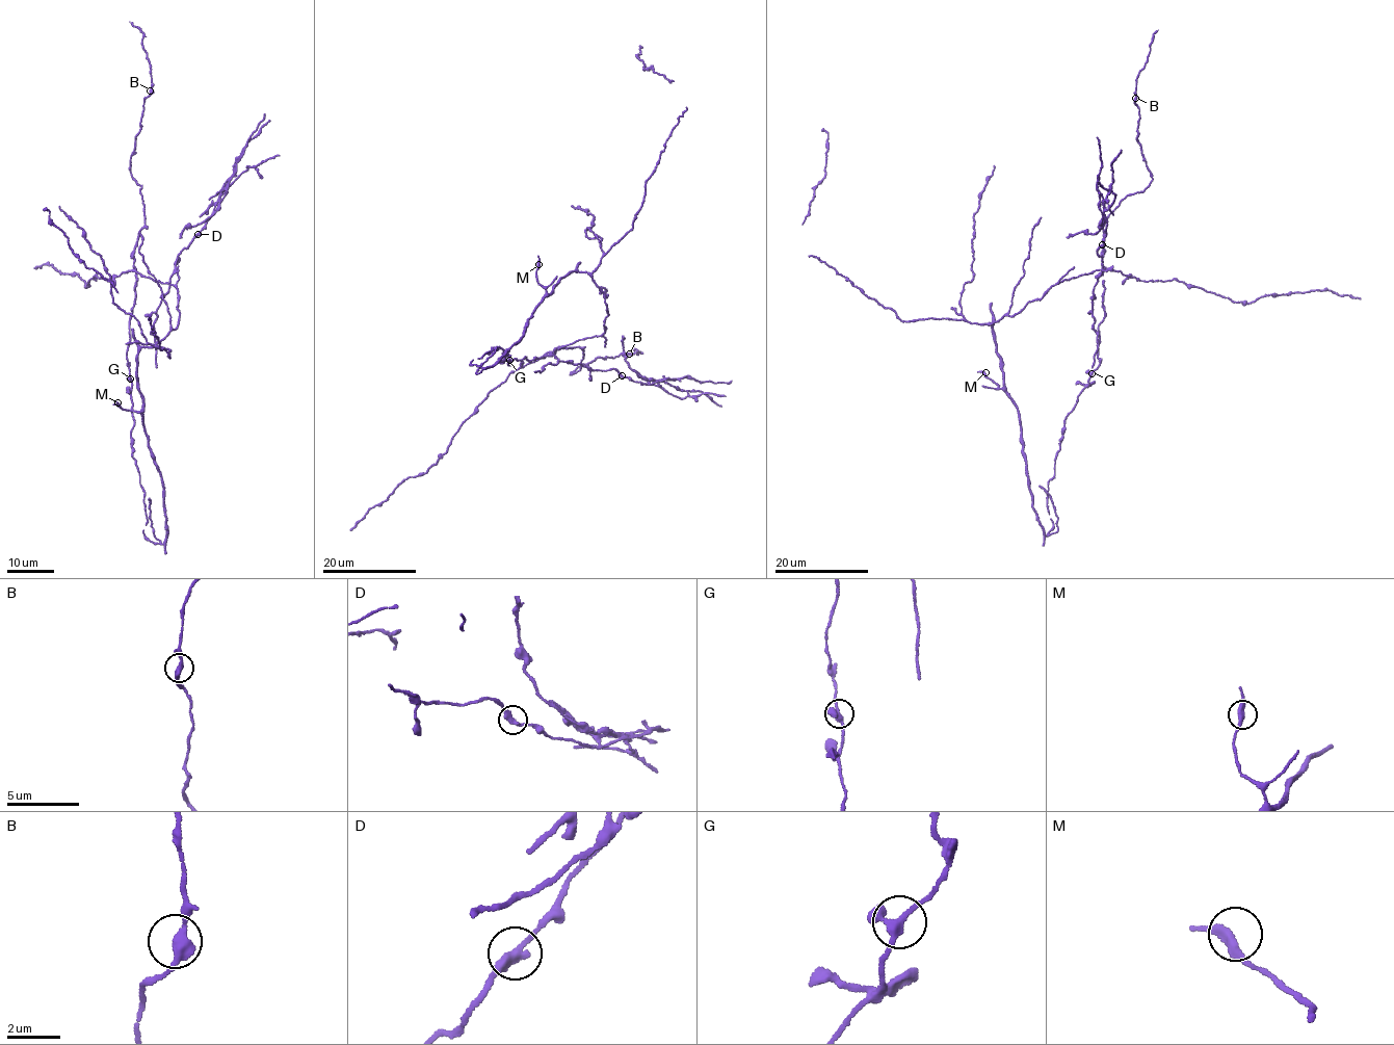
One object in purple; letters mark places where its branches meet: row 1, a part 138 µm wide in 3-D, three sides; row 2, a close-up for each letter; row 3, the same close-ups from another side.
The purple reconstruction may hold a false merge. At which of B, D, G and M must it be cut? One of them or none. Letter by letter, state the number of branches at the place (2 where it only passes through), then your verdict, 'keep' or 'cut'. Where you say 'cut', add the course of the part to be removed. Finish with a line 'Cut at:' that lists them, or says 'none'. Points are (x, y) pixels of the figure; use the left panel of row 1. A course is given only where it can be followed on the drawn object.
B: branches 2; keep
D: branches 2; cut; course (198, 234), (178, 255), (168, 291), (157, 310), (152, 334), (157, 368)
G: branches 2; keep
M: branches 2; keep
Cut at: D

